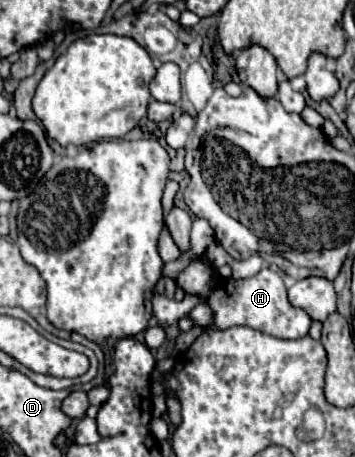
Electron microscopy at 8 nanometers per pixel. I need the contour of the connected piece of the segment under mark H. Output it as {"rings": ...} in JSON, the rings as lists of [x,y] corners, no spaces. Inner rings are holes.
{"rings":[[[201,261],[189,263],[185,271],[179,273],[177,285],[189,293],[201,295],[207,305],[213,309],[213,325],[217,329],[229,329],[231,325],[247,325],[251,329],[257,329],[265,335],[273,335],[279,339],[299,339],[309,333],[311,317],[299,309],[293,307],[287,299],[287,287],[277,271],[271,267],[263,267],[257,275],[241,281],[233,279],[223,279],[219,277],[209,265]],[[209,277],[209,279],[205,279]]]}

